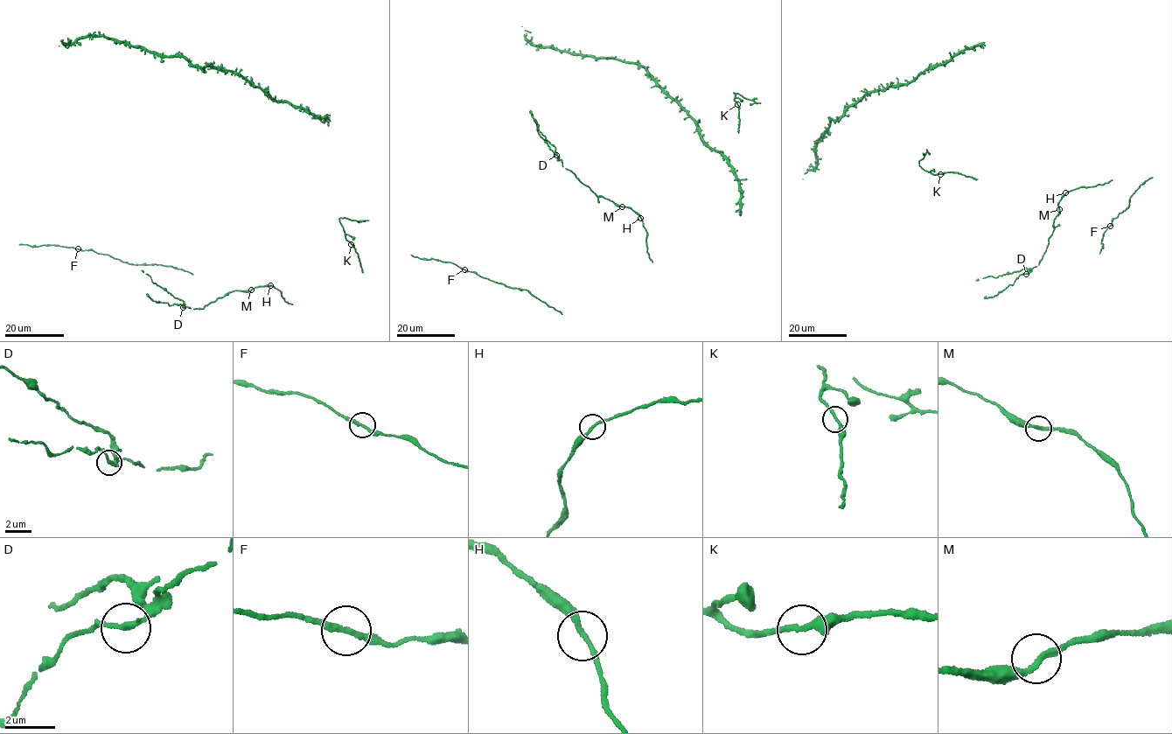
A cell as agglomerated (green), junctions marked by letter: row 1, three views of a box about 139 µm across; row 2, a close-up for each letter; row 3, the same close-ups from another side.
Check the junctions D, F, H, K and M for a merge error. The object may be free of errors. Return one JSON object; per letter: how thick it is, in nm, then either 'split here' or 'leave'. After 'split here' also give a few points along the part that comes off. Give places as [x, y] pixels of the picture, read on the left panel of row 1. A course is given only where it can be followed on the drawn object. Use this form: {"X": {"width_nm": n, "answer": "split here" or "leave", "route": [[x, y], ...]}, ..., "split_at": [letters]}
{"D": {"width_nm": 200, "answer": "leave"}, "F": {"width_nm": 220, "answer": "leave"}, "H": {"width_nm": 220, "answer": "leave"}, "K": {"width_nm": 220, "answer": "leave"}, "M": {"width_nm": 240, "answer": "leave"}, "split_at": []}

